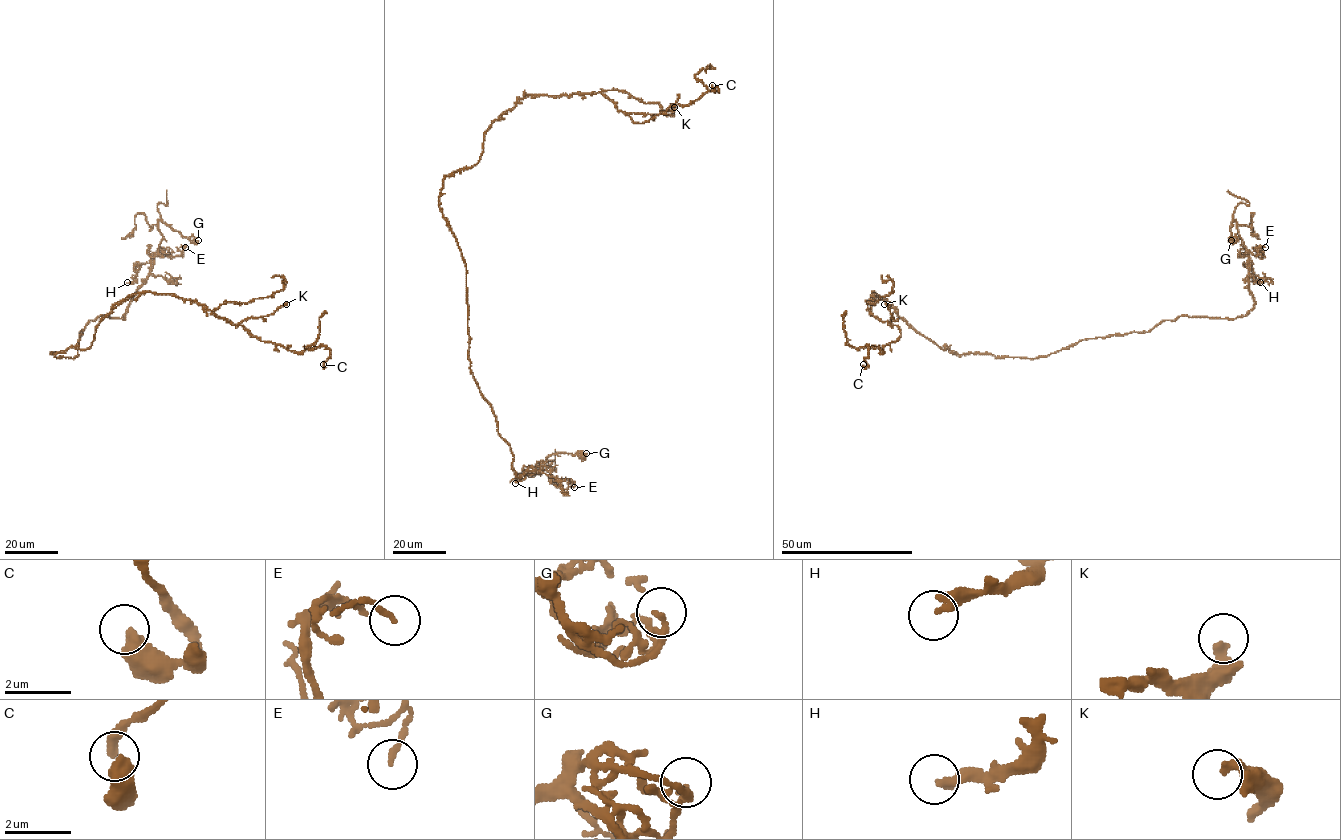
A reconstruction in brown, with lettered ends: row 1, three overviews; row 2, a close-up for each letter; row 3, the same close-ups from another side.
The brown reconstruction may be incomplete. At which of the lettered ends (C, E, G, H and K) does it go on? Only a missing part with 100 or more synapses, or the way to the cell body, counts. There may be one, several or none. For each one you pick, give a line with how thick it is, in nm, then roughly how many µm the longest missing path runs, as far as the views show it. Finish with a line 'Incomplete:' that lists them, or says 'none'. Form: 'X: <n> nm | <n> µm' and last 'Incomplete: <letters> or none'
Incomplete: none

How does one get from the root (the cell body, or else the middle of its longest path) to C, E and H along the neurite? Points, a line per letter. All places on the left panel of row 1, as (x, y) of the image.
C: (54, 355), (86, 349), (116, 304), (155, 292), (196, 301), (289, 350), (325, 345), (330, 355), (323, 364)
E: (54, 355), (77, 357), (80, 332), (90, 320), (125, 319), (151, 257), (157, 251), (180, 256), (185, 247)
H: (54, 355), (77, 357), (80, 332), (90, 320), (125, 319), (151, 264), (143, 264), (127, 282)

